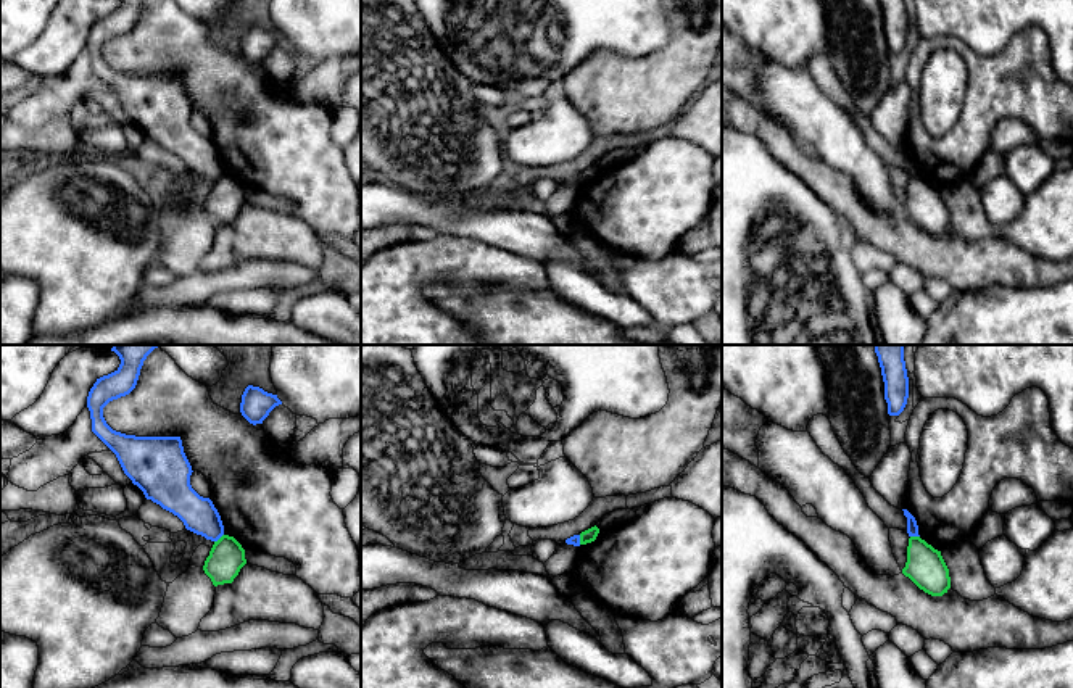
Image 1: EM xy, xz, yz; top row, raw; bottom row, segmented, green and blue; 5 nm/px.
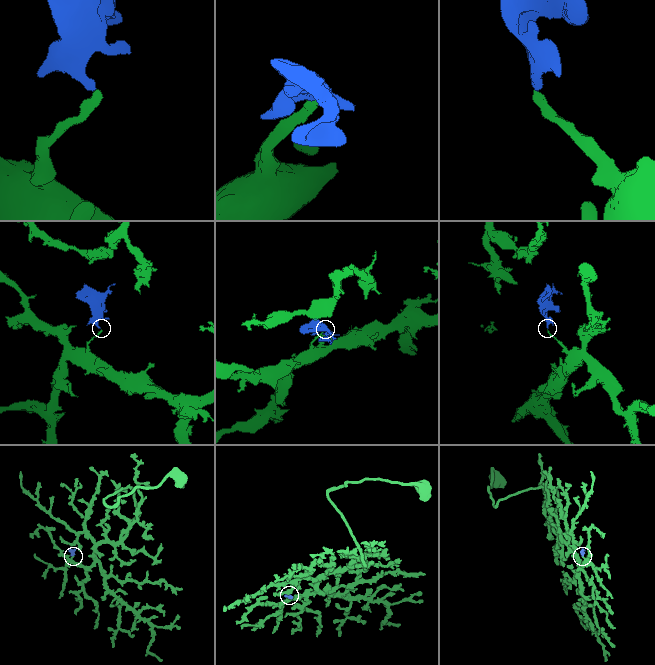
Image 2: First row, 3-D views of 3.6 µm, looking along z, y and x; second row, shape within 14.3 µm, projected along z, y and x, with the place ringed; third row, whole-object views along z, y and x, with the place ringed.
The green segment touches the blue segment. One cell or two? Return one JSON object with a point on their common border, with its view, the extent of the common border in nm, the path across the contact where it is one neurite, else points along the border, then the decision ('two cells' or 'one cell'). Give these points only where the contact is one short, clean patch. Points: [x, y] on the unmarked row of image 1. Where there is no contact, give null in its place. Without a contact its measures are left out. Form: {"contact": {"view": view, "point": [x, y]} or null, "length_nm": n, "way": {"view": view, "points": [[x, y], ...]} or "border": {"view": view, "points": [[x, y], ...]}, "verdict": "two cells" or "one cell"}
{"contact": {"view": "xy", "point": [219, 178]}, "length_nm": 60, "border": {"view": "xy", "points": [[223, 173], [215, 181]]}, "verdict": "two cells"}

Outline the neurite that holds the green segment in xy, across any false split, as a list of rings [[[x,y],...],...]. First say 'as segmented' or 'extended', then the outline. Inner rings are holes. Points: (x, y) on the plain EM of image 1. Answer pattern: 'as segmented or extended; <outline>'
as segmented; [[[222,174],[214,180],[203,209],[211,218],[213,224],[218,226],[232,222],[245,203],[245,189],[242,184],[234,176]]]

